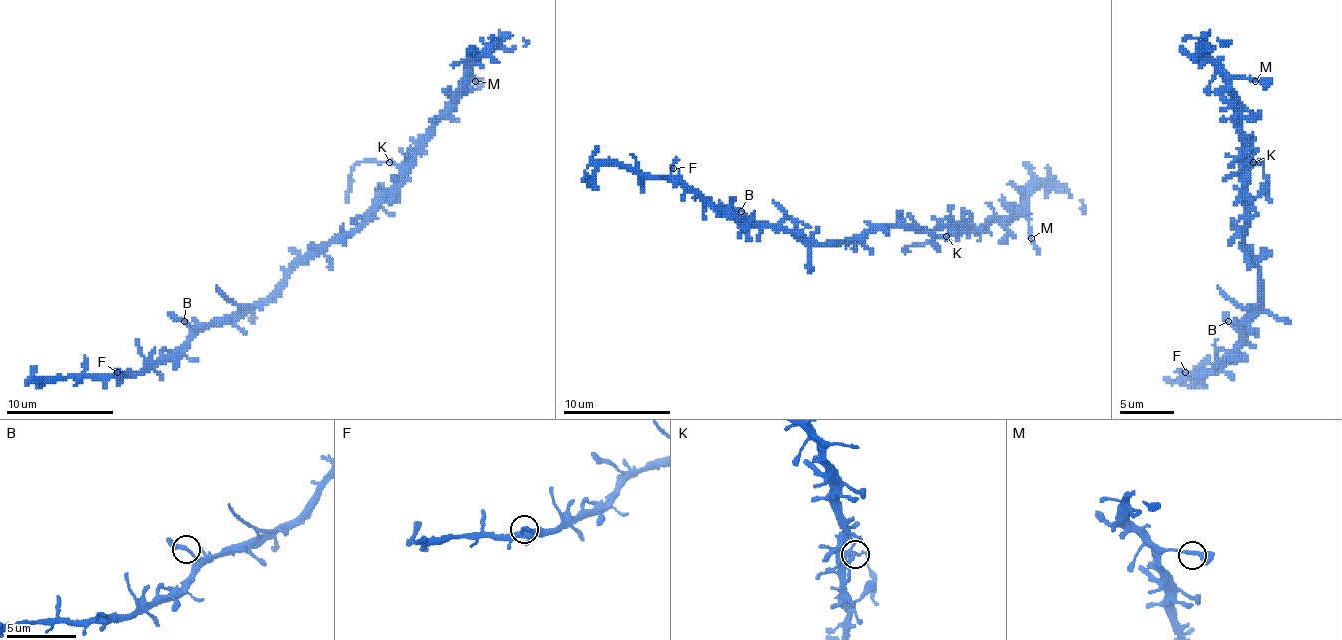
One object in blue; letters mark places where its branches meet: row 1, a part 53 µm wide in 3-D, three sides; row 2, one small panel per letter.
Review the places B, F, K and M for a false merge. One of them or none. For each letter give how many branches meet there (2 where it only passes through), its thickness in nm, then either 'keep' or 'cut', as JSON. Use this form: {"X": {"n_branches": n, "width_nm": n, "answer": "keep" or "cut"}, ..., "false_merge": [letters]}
{"B": {"n_branches": 2, "width_nm": 260, "answer": "keep"}, "F": {"n_branches": 2, "width_nm": 200, "answer": "keep"}, "K": {"n_branches": 2, "width_nm": 220, "answer": "cut"}, "M": {"n_branches": 2, "width_nm": 280, "answer": "keep"}, "false_merge": ["K"]}

